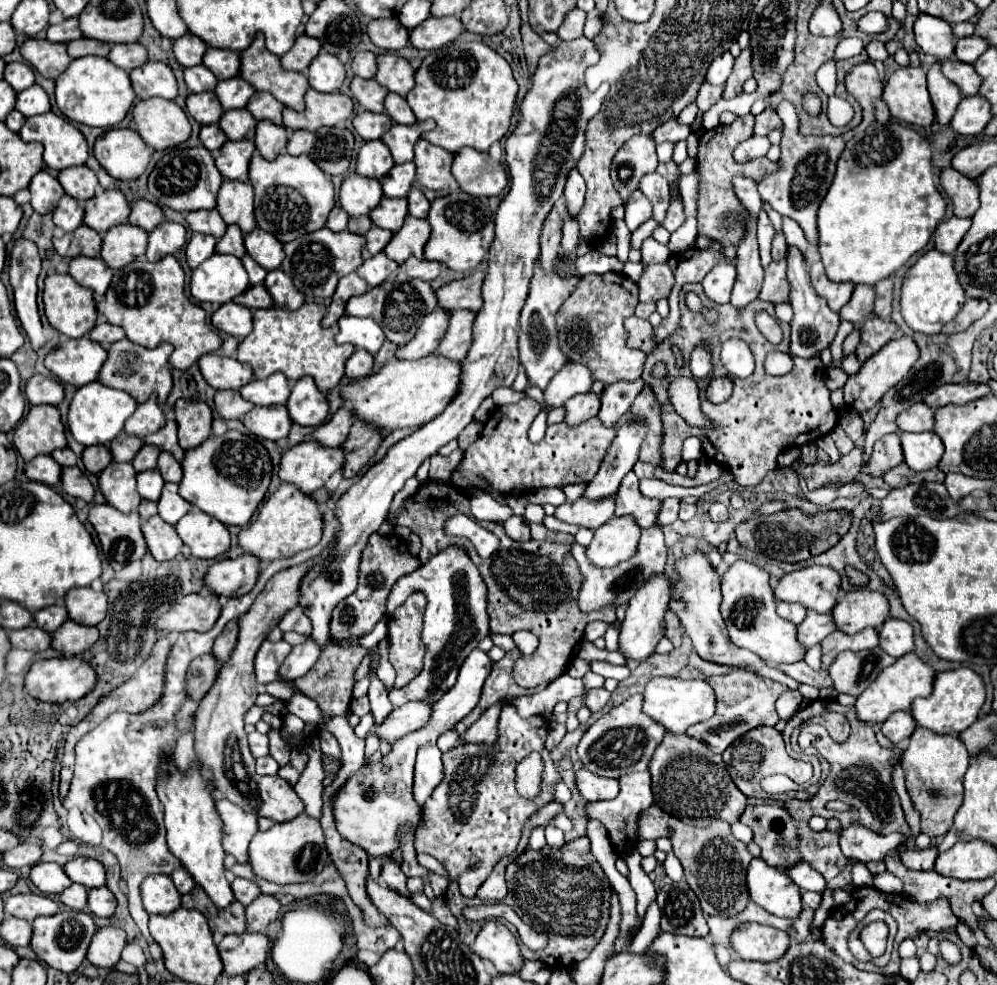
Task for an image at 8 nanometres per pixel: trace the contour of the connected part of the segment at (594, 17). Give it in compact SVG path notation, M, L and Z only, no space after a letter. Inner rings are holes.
M595 7L593 12L587 13L583 30L583 34L585 37L592 40L593 37L595 37L599 33L599 31L601 31L602 15L604 14L604 12L605 11L603 11L603 13L599 13L599 9Z

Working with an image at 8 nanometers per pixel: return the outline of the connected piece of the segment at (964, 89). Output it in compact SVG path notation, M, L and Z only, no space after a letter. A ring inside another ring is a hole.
M947 59L941 63L941 73L959 87L963 97L971 97L977 95L979 85L981 85L981 77L977 77L977 73L971 69L971 65L961 63L957 59Z

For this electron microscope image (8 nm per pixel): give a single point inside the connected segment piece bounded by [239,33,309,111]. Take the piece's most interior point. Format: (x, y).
(259, 68)

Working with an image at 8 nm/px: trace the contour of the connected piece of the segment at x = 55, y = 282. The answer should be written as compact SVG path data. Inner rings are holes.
M55 273L45 279L43 309L51 327L67 337L85 337L95 327L97 309L93 293L69 275Z

